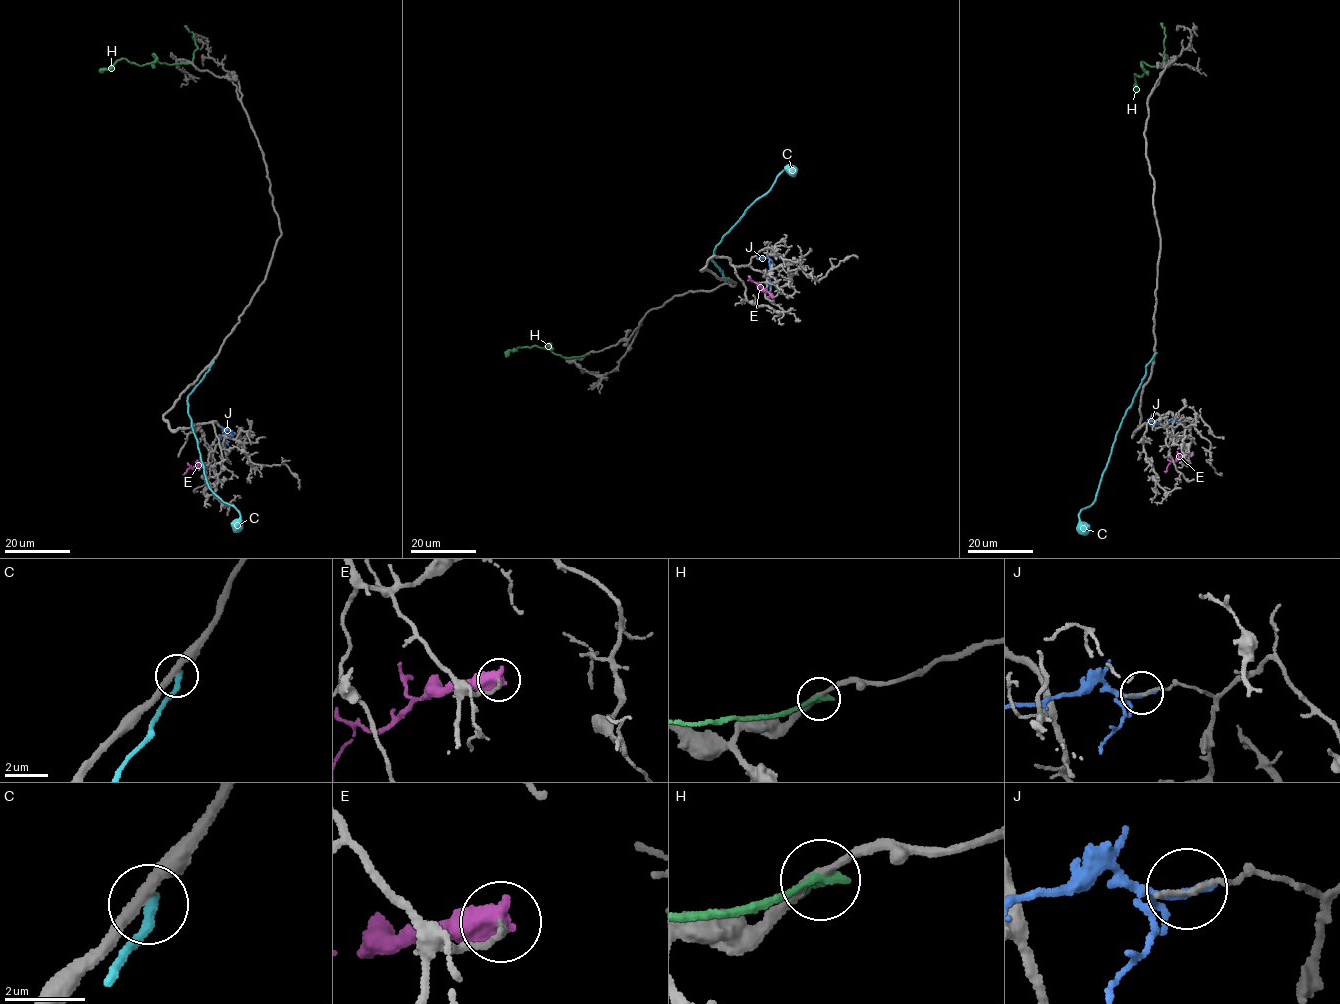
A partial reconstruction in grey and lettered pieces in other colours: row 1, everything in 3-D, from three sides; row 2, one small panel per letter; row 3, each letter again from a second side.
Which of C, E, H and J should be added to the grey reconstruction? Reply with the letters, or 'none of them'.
none of them

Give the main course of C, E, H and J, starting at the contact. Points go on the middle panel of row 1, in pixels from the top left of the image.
C: (724, 280), (722, 270), (712, 261), (715, 249), (776, 177), (789, 167), (789, 173), (793, 173)
E: (773, 297), (750, 276)
H: (587, 354), (563, 357), (545, 348), (550, 344), (547, 347), (518, 347), (505, 356)
J: (770, 286), (769, 259), (756, 257)

